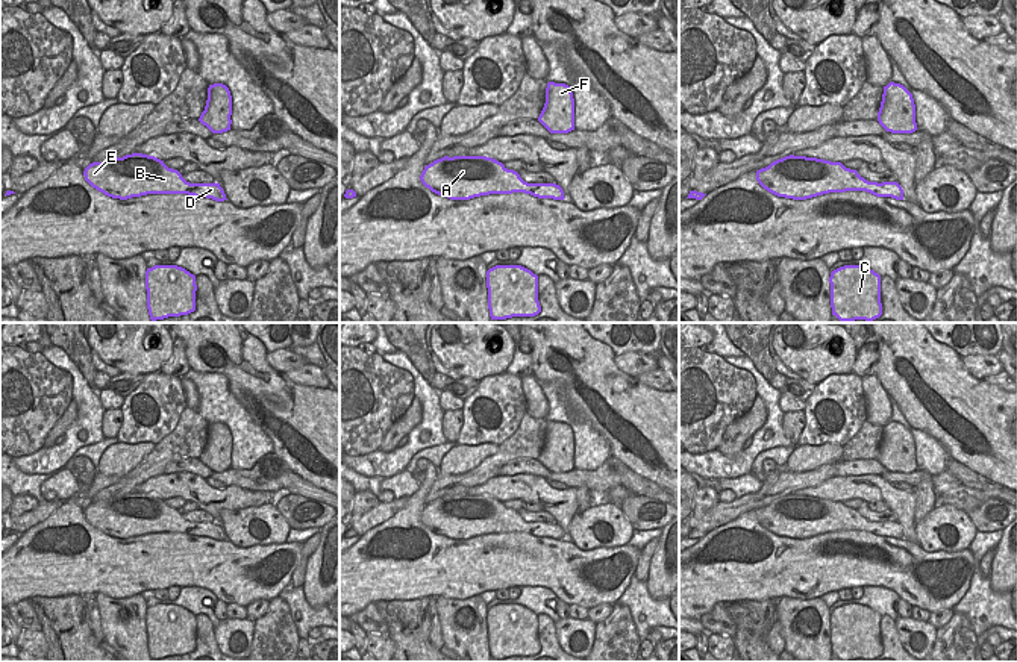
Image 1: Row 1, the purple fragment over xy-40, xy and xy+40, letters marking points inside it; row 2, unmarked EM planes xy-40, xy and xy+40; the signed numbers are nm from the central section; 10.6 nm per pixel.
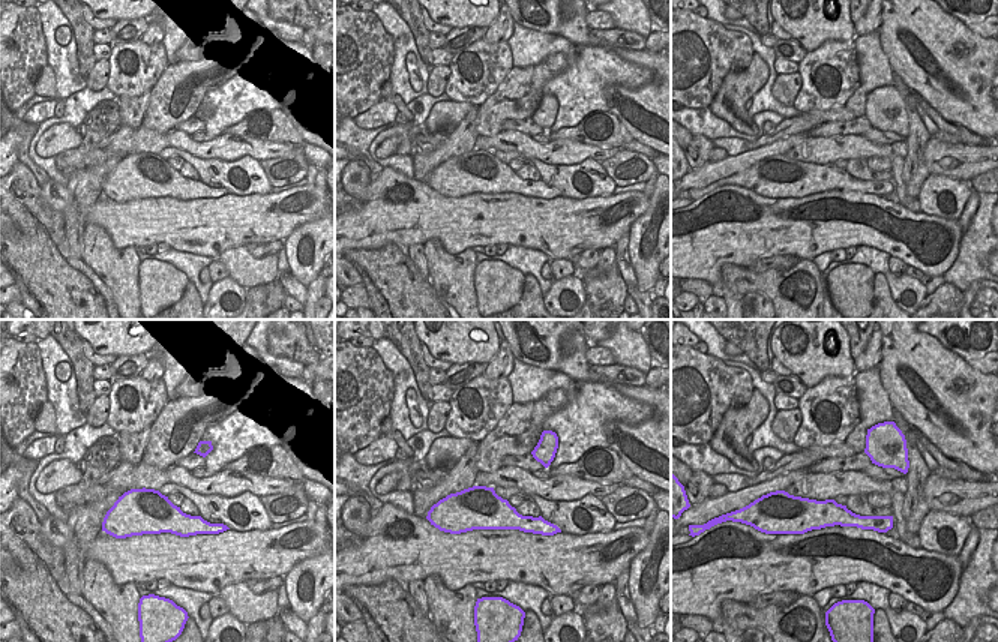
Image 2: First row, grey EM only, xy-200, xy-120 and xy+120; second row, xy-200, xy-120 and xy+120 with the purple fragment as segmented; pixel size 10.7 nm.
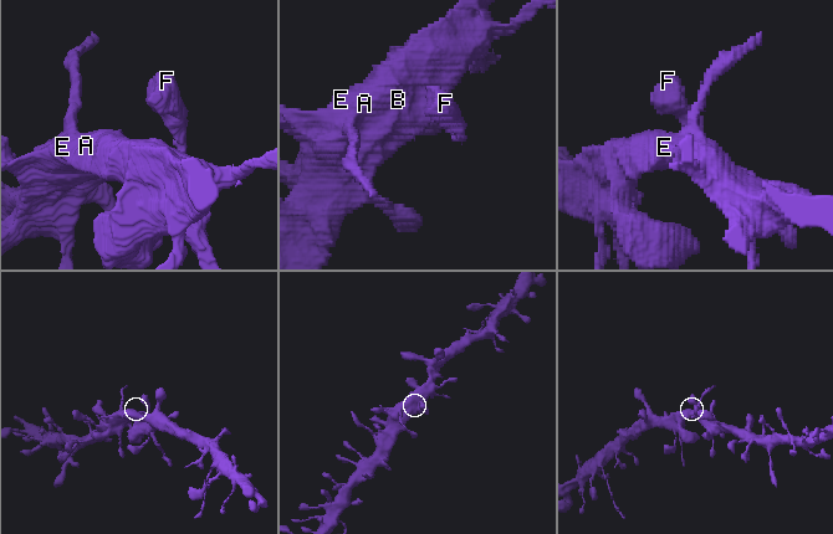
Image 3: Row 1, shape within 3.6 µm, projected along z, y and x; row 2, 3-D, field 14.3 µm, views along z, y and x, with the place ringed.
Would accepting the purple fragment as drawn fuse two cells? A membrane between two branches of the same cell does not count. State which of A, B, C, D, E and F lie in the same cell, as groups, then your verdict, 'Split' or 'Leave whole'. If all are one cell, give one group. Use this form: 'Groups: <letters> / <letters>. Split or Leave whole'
Groups: A B C D E F. Leave whole.

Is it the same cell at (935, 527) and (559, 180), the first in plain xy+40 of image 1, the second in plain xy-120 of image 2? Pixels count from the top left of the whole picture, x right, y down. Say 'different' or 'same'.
same

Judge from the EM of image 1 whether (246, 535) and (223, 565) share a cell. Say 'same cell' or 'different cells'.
different cells

